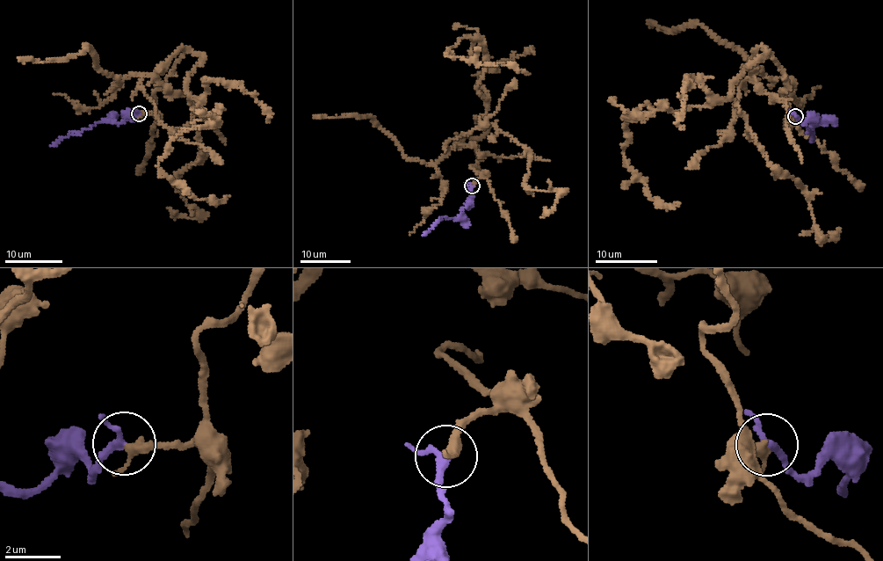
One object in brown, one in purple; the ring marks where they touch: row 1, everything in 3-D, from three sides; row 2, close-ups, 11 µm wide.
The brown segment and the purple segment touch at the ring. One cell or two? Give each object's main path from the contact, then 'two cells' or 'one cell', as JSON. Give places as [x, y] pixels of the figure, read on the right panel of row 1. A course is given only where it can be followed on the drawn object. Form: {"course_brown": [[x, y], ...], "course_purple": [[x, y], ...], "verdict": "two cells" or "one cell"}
{"course_brown": [[794, 116], [766, 51], [729, 98], [622, 116], [626, 165], [648, 198], [680, 203]], "course_purple": [[794, 116], [802, 123], [810, 120], [812, 125], [821, 123], [817, 122], [808, 128], [814, 134], [812, 142]], "verdict": "one cell"}

